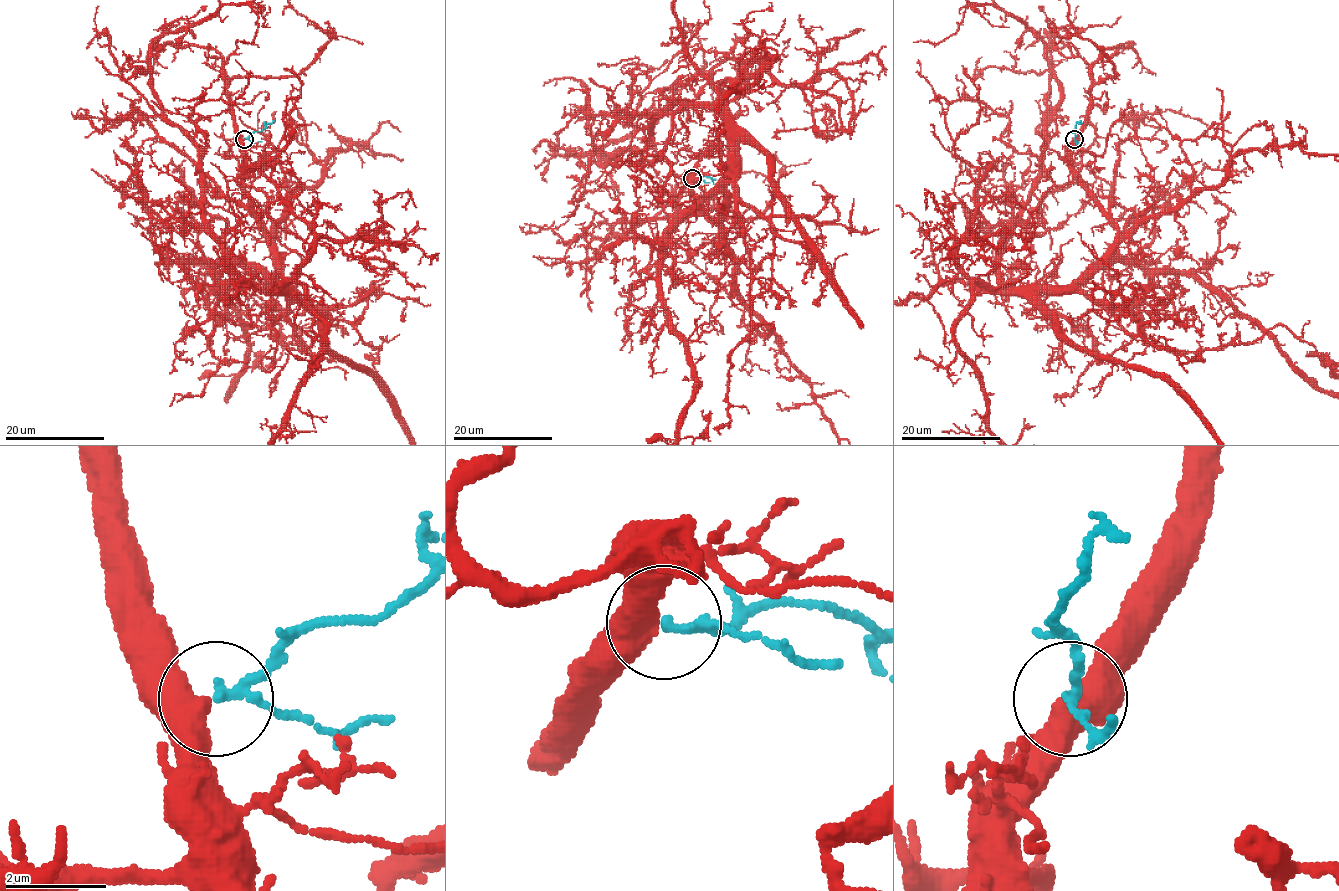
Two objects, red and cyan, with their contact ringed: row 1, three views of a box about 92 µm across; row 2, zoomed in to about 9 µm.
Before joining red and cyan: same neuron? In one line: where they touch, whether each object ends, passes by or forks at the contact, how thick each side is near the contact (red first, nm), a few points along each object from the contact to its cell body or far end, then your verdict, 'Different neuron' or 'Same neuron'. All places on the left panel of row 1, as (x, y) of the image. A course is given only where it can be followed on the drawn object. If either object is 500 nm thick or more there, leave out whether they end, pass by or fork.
Place: (244, 139). At the ring red passes by. At the ring cyan passes by. Thickness 480 nm (red) against 150 nm. Course of cyan: (244, 139), (260, 131), (265, 123), (274, 120). Same neuron

